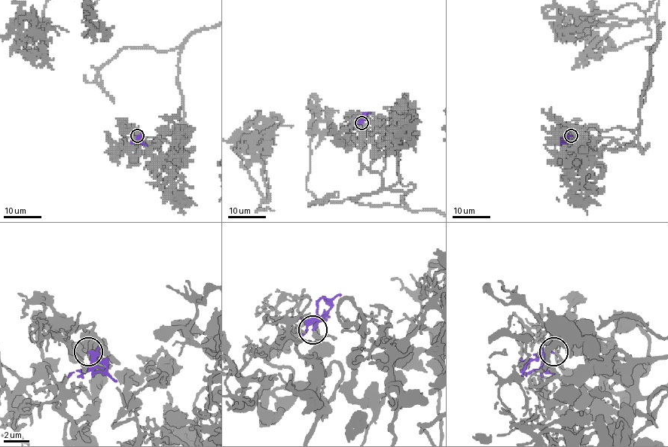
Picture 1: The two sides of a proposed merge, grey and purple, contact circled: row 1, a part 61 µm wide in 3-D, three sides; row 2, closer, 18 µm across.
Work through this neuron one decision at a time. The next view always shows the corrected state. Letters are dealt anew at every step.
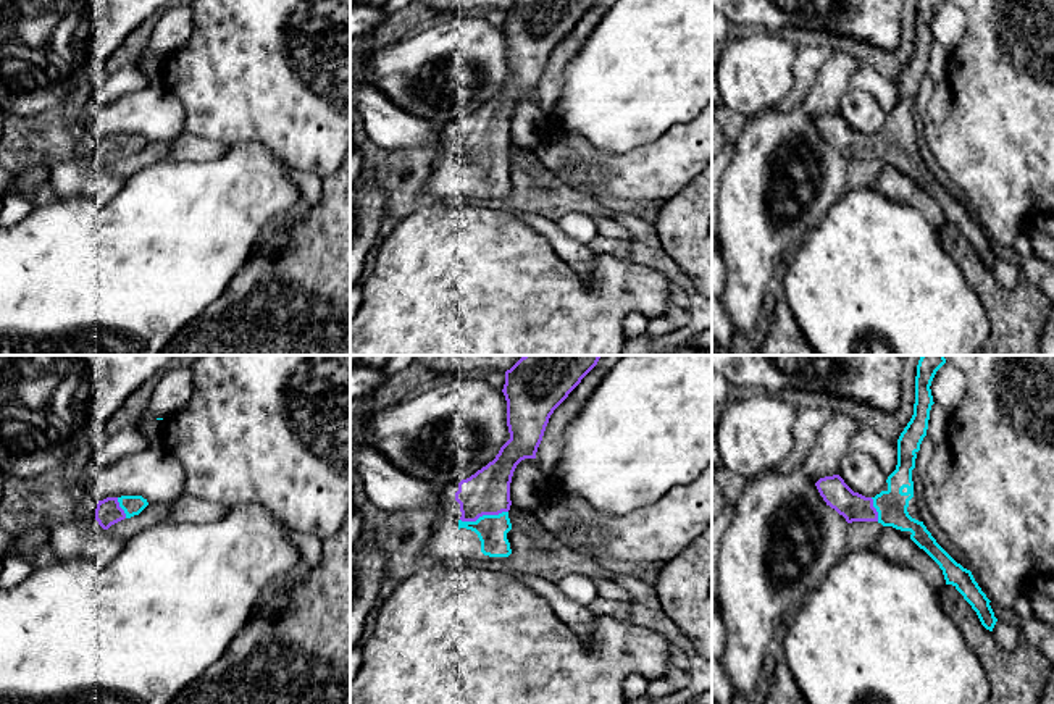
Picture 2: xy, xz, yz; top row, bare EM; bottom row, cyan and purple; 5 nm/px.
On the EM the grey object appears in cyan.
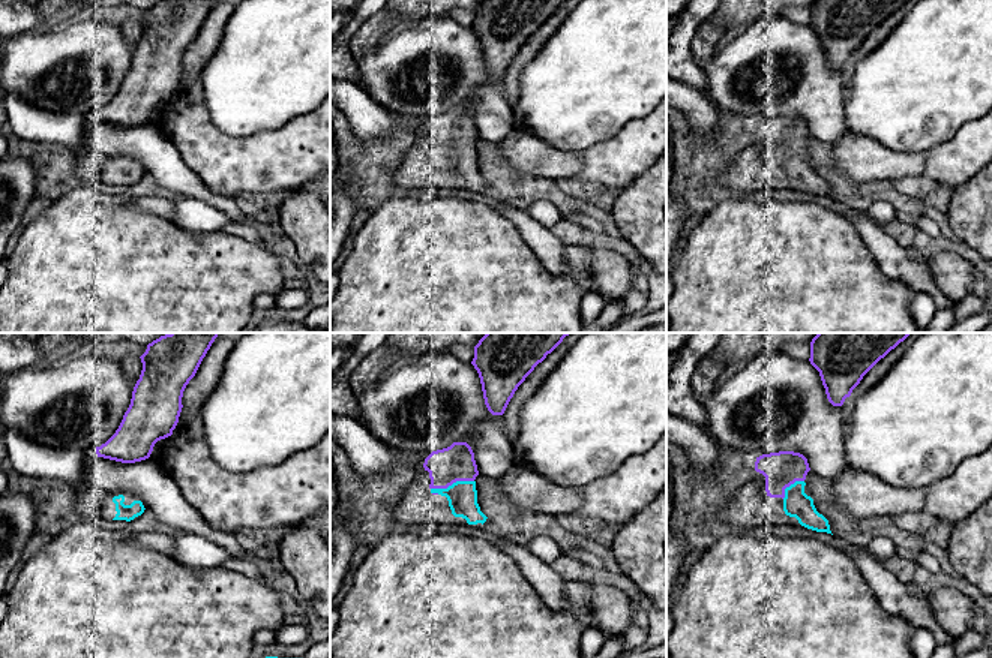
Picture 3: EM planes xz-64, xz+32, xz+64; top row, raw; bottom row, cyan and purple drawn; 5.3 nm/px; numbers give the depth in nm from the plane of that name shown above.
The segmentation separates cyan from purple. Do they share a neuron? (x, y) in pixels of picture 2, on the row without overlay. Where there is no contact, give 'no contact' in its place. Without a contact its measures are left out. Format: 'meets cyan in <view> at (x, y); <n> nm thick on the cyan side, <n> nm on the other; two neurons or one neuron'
meets cyan in xz at (483, 154); 150 nm thick on the cyan side, 220 nm on the other; one neuron

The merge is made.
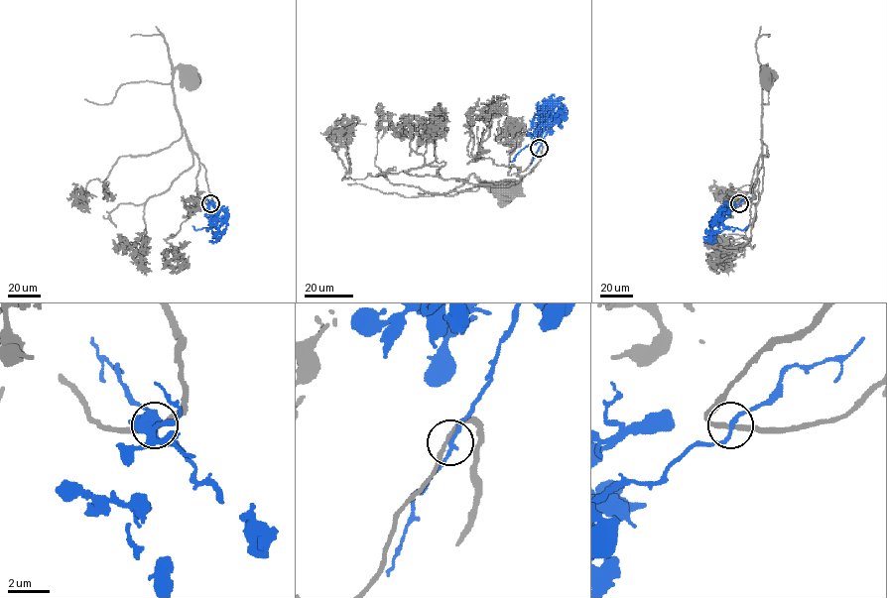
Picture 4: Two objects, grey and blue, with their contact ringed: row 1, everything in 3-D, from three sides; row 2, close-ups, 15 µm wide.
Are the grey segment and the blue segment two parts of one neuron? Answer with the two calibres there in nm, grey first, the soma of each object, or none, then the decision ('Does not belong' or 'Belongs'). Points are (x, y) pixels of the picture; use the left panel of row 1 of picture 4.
Thickness 200 nm (grey) against 170 nm. Soma of grey: (188, 72). Soma of blue: none. Belongs

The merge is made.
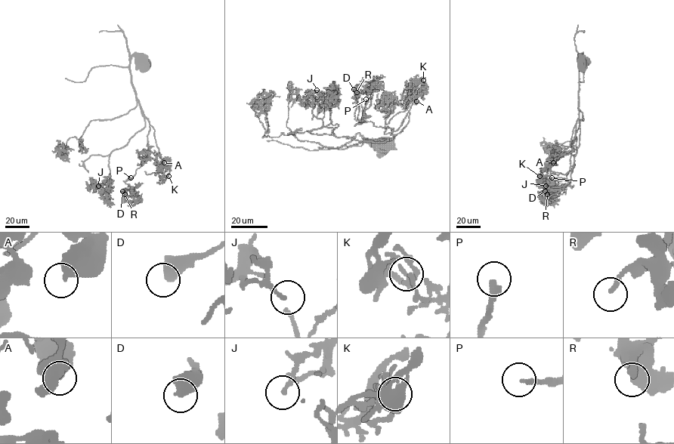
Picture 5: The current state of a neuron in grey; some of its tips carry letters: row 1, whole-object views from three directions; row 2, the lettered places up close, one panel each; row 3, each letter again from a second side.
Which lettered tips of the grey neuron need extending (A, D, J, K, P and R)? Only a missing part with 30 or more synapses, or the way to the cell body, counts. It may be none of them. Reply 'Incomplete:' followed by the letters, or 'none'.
Incomplete: D, P, R

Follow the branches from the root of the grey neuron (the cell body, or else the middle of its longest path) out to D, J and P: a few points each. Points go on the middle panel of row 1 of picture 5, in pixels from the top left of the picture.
D: (381, 142), (365, 140), (388, 140), (395, 135), (393, 129), (358, 124), (366, 118), (358, 119), (354, 89)
J: (381, 142), (365, 140), (388, 140), (337, 137), (335, 127), (322, 127), (312, 111), (316, 90)
P: (381, 142), (365, 141), (388, 140), (395, 135), (389, 127), (376, 127), (372, 121), (362, 120), (366, 99)

